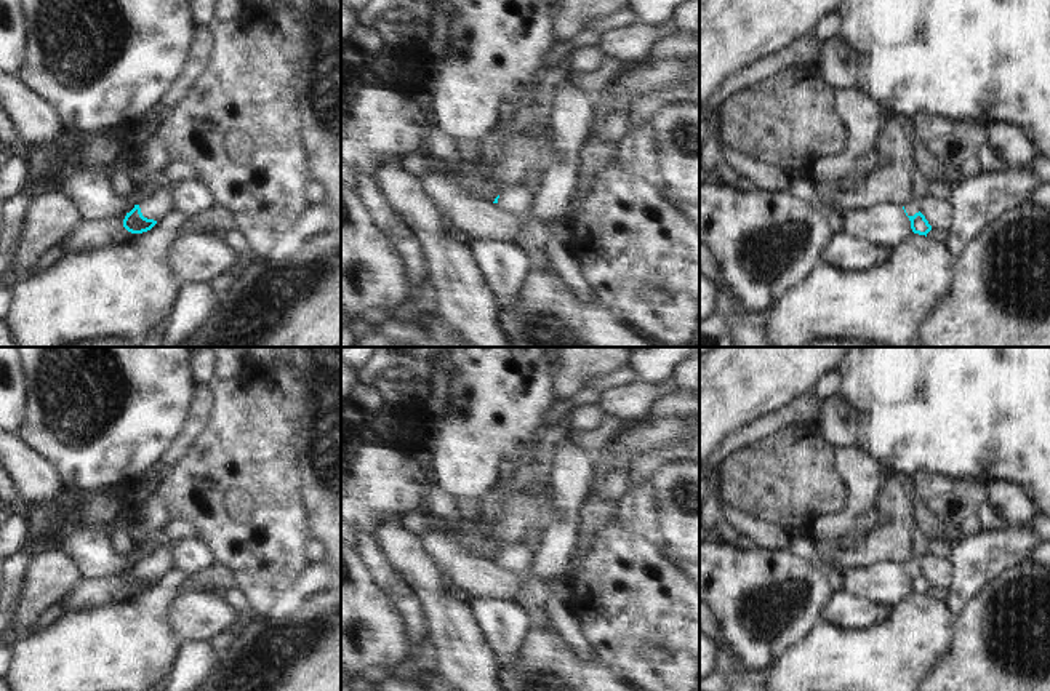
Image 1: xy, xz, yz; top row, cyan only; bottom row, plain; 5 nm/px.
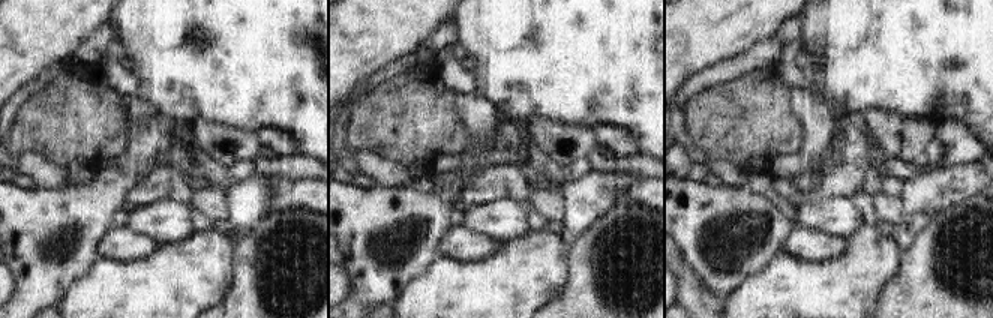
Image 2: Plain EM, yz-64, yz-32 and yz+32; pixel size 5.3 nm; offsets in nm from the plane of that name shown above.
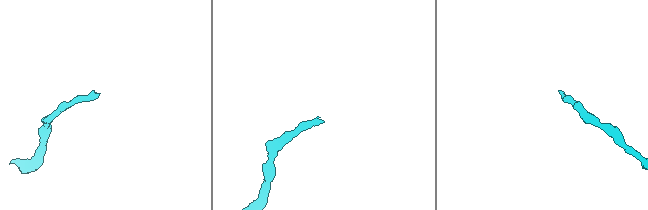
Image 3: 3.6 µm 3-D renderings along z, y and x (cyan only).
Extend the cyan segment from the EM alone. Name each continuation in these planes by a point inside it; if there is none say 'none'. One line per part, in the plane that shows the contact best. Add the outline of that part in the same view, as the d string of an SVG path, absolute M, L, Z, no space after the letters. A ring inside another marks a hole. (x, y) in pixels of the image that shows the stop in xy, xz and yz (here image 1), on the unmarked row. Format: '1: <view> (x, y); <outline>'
1: xy (159, 560); M165 534L158 541L158 545L138 561L144 576L158 579L173 568L173 542L174 539L170 534Z

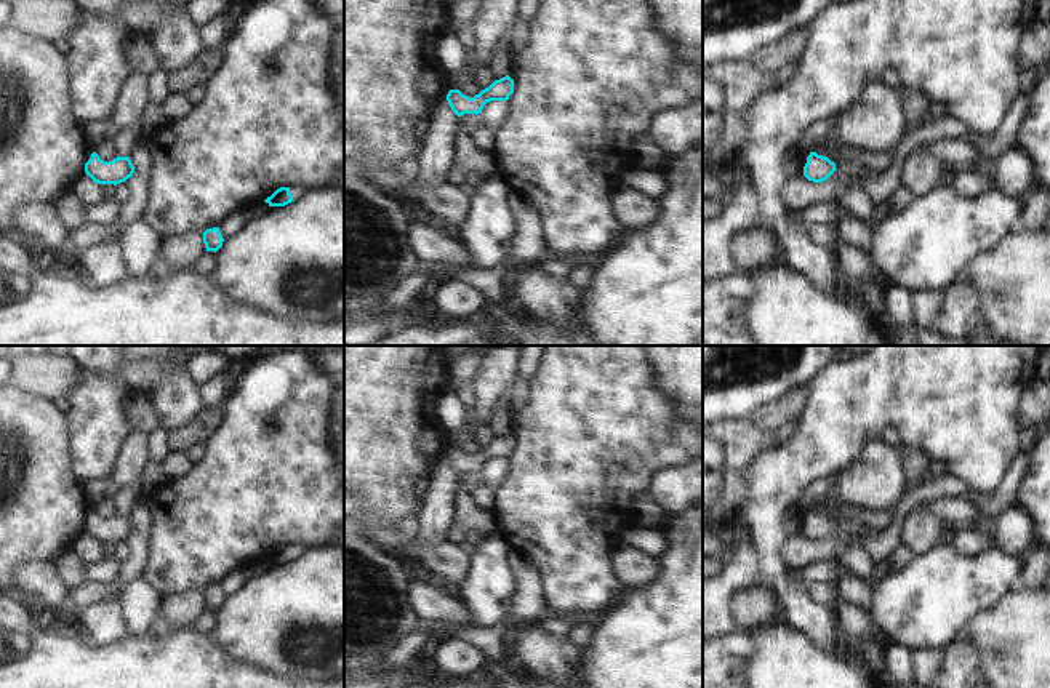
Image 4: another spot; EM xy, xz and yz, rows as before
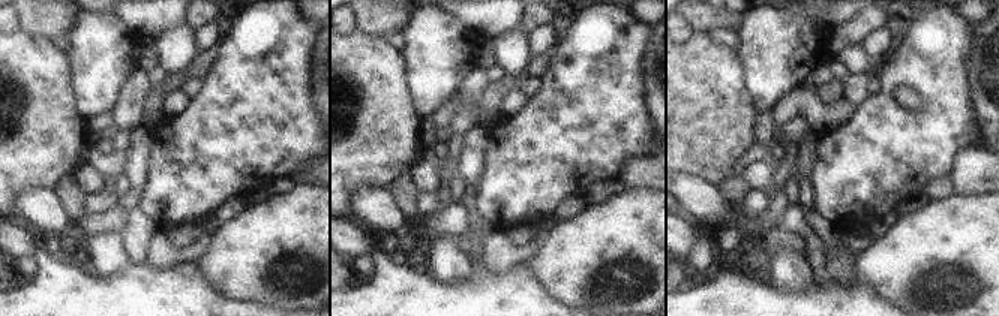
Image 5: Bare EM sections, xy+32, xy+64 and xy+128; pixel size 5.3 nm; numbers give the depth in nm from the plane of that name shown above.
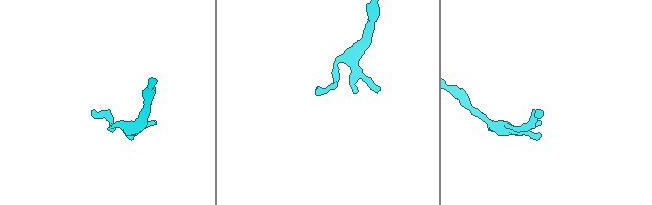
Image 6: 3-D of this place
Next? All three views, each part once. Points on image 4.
none

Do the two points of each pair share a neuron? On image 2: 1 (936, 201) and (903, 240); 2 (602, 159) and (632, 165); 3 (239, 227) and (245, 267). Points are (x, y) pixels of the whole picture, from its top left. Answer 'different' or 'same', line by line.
1: same
2: same
3: different

